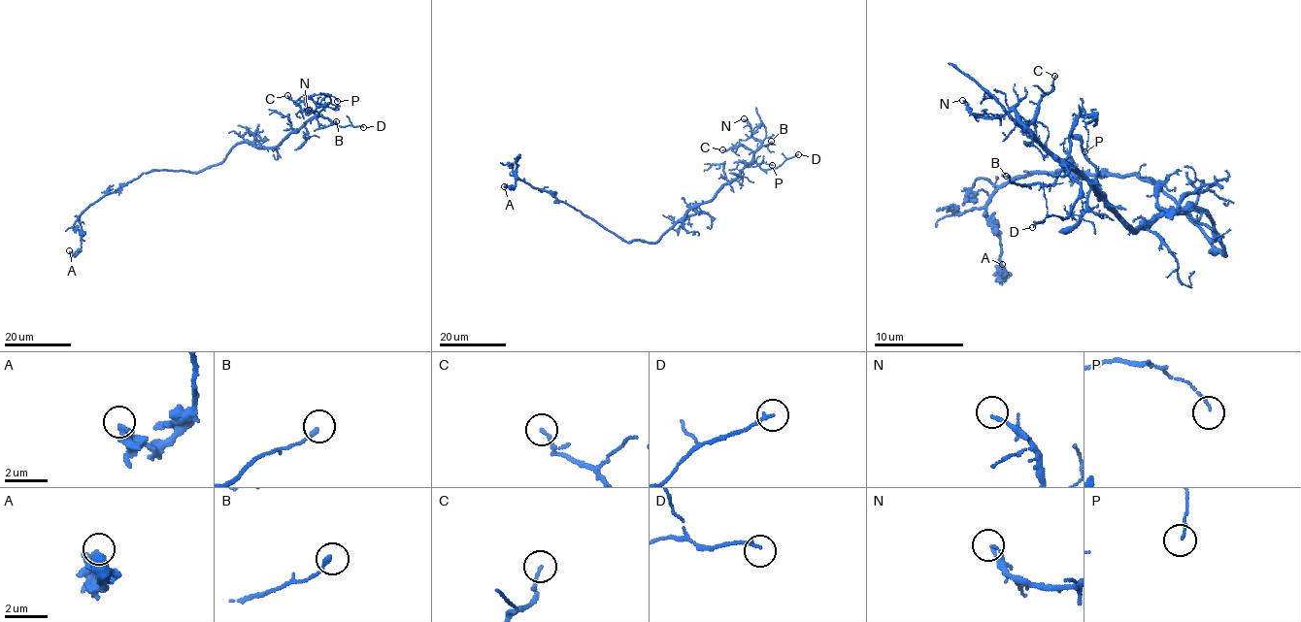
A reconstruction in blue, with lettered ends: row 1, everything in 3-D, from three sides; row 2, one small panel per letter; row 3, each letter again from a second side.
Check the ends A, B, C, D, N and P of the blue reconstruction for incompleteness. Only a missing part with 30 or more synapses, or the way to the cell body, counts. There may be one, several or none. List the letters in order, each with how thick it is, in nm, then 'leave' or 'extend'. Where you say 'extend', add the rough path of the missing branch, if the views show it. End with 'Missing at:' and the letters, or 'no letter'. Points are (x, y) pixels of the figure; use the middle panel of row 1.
A: 400 nm thick; leave
B: 190 nm thick; leave
C: 160 nm thick; leave
D: 150 nm thick; leave
N: 150 nm thick; leave
P: 100 nm thick; leave
Missing at: no letter

